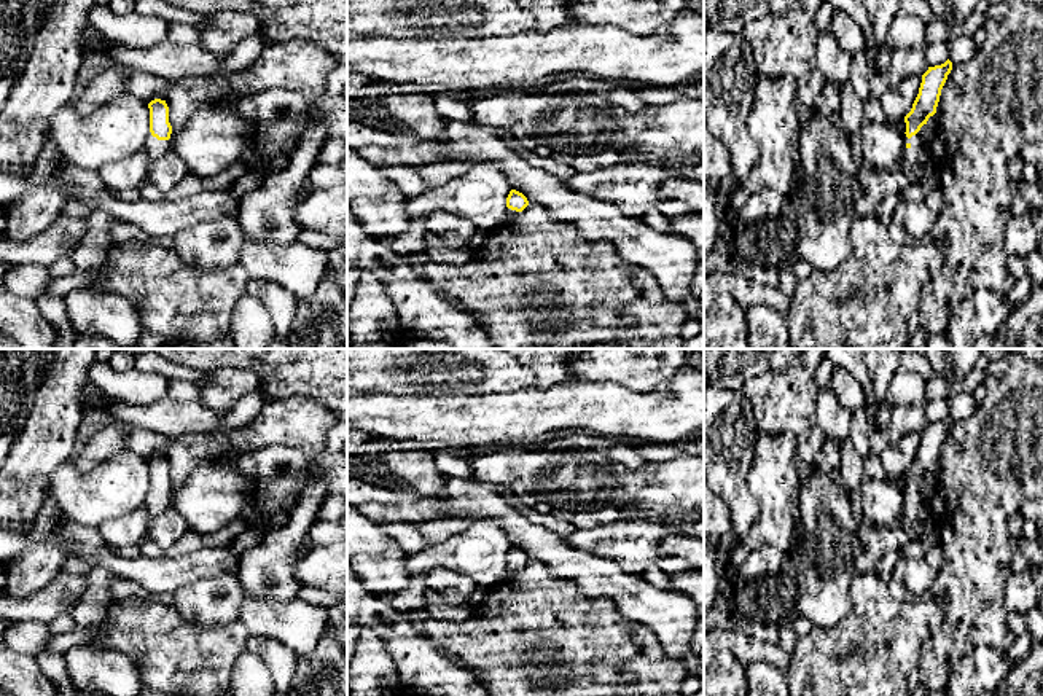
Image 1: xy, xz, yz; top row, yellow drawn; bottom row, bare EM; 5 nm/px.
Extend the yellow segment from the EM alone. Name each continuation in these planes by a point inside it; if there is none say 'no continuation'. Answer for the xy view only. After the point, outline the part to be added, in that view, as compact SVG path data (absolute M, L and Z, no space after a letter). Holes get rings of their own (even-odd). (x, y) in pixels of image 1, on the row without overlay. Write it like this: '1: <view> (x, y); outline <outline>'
1: xy (155, 505); outline M148 491L145 497L145 506L146 506L146 519L148 519L148 527L145 537L150 537L150 522L158 518L162 511L170 508L169 497L158 497L156 494Z

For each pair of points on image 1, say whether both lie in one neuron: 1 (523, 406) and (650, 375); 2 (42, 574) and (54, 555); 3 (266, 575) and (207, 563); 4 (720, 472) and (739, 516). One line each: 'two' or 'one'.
1: two
2: one
3: two
4: one

